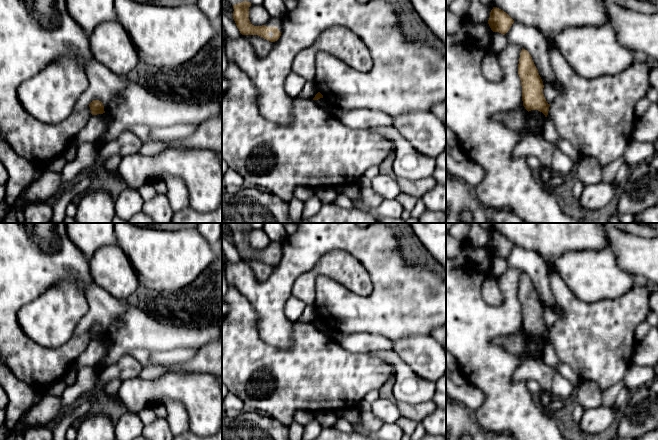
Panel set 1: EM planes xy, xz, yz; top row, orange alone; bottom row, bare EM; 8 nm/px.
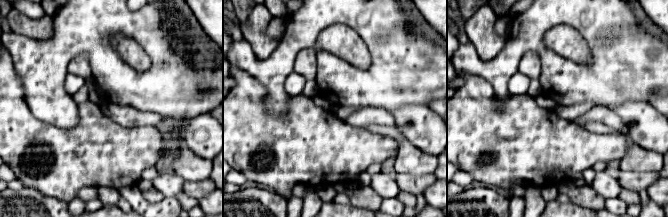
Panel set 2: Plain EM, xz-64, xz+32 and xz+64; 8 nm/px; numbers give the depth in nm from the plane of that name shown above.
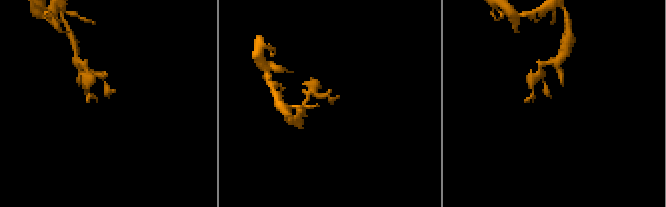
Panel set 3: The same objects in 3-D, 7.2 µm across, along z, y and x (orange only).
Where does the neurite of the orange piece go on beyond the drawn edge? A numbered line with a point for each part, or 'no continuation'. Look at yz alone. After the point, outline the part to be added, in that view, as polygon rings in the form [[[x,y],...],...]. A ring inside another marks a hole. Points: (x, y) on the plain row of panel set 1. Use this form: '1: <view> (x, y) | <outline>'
no continuation

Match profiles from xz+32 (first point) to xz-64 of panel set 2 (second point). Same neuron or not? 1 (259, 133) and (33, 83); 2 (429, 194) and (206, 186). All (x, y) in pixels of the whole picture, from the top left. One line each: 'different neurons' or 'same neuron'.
1: different neurons
2: different neurons

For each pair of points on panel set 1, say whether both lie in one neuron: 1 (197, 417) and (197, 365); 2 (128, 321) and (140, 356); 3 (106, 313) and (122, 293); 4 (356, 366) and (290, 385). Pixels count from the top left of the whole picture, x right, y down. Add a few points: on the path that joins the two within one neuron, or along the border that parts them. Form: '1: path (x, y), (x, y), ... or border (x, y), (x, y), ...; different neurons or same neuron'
1: border (189, 371), (206, 372), (211, 375); different neurons
2: border (151, 353), (143, 349), (133, 349), (128, 354); different neurons
3: border (98, 285), (116, 298), (124, 301); different neurons
4: path (340, 377), (306, 377); same neuron

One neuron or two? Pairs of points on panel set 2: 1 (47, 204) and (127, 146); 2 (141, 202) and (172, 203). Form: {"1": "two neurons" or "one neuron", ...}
{"1": "two neurons", "2": "one neuron"}

